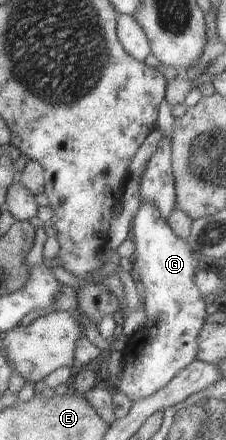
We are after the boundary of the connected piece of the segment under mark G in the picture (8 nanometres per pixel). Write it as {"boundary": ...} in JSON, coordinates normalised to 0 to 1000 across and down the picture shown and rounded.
{"boundary":[[[633,464],[606,480],[584,527],[597,557],[584,623],[642,652],[633,693],[655,730],[633,739],[624,752],[558,768],[535,784],[549,798],[549,830],[509,884],[553,893],[597,916],[704,891],[774,859],[774,852],[867,818],[881,800],[876,768],[889,748],[912,739],[907,725],[920,714],[898,682],[903,673],[858,636],[872,616],[916,607],[929,595],[845,568],[836,552],[796,543],[757,523],[739,502],[721,500],[704,480],[673,464]]]}

